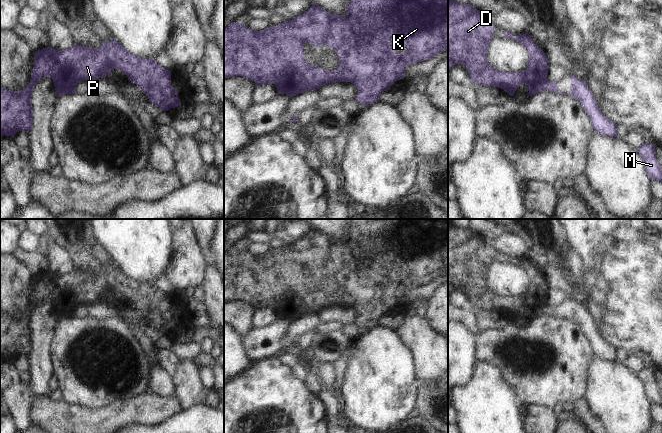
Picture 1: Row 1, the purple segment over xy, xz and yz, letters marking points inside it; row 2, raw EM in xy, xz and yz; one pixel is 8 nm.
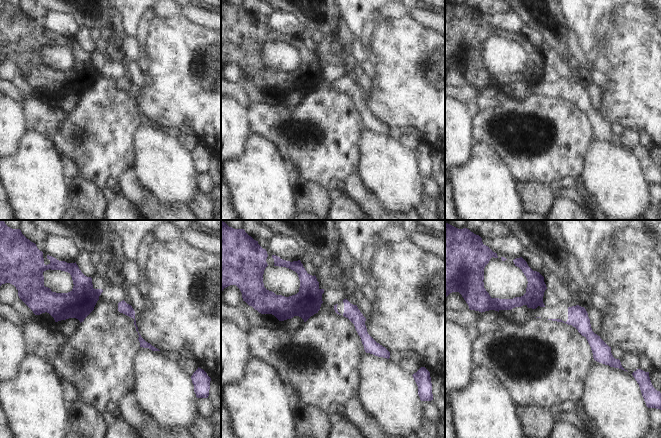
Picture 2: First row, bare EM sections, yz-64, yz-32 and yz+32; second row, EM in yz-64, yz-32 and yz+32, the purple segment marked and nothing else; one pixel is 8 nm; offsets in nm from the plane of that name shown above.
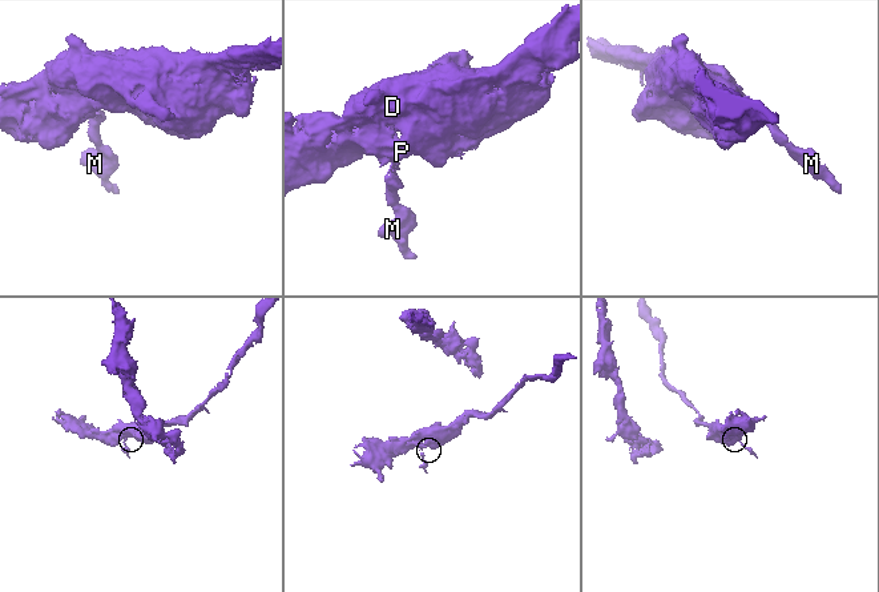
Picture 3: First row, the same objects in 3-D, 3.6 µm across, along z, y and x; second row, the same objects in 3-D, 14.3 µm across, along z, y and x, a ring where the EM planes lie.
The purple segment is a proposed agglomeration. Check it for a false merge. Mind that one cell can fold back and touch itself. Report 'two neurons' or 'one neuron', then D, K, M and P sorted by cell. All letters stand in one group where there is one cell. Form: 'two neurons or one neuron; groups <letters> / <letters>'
two neurons; groups D K P / M

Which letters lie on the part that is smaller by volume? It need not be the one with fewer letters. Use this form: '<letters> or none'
M.

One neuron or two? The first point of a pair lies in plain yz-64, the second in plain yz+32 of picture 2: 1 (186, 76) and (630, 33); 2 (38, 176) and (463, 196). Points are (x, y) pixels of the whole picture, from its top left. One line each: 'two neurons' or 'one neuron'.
1: one neuron
2: one neuron

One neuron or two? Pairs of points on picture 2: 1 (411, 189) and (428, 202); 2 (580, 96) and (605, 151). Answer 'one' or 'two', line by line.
1: two
2: two

